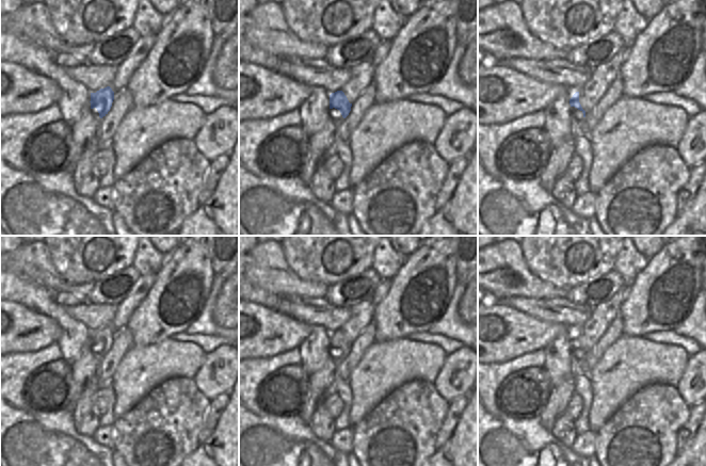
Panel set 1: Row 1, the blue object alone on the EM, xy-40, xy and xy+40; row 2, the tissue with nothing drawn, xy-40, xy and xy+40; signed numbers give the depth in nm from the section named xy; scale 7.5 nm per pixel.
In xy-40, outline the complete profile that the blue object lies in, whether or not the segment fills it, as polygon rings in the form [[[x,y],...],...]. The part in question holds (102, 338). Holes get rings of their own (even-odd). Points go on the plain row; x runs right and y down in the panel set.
[[[110,325],[91,332],[91,348],[93,354],[100,359],[108,353],[114,339],[114,331]]]

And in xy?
[[[342,330],[330,334],[330,357],[336,363],[336,367],[349,354],[351,346],[352,342]]]

